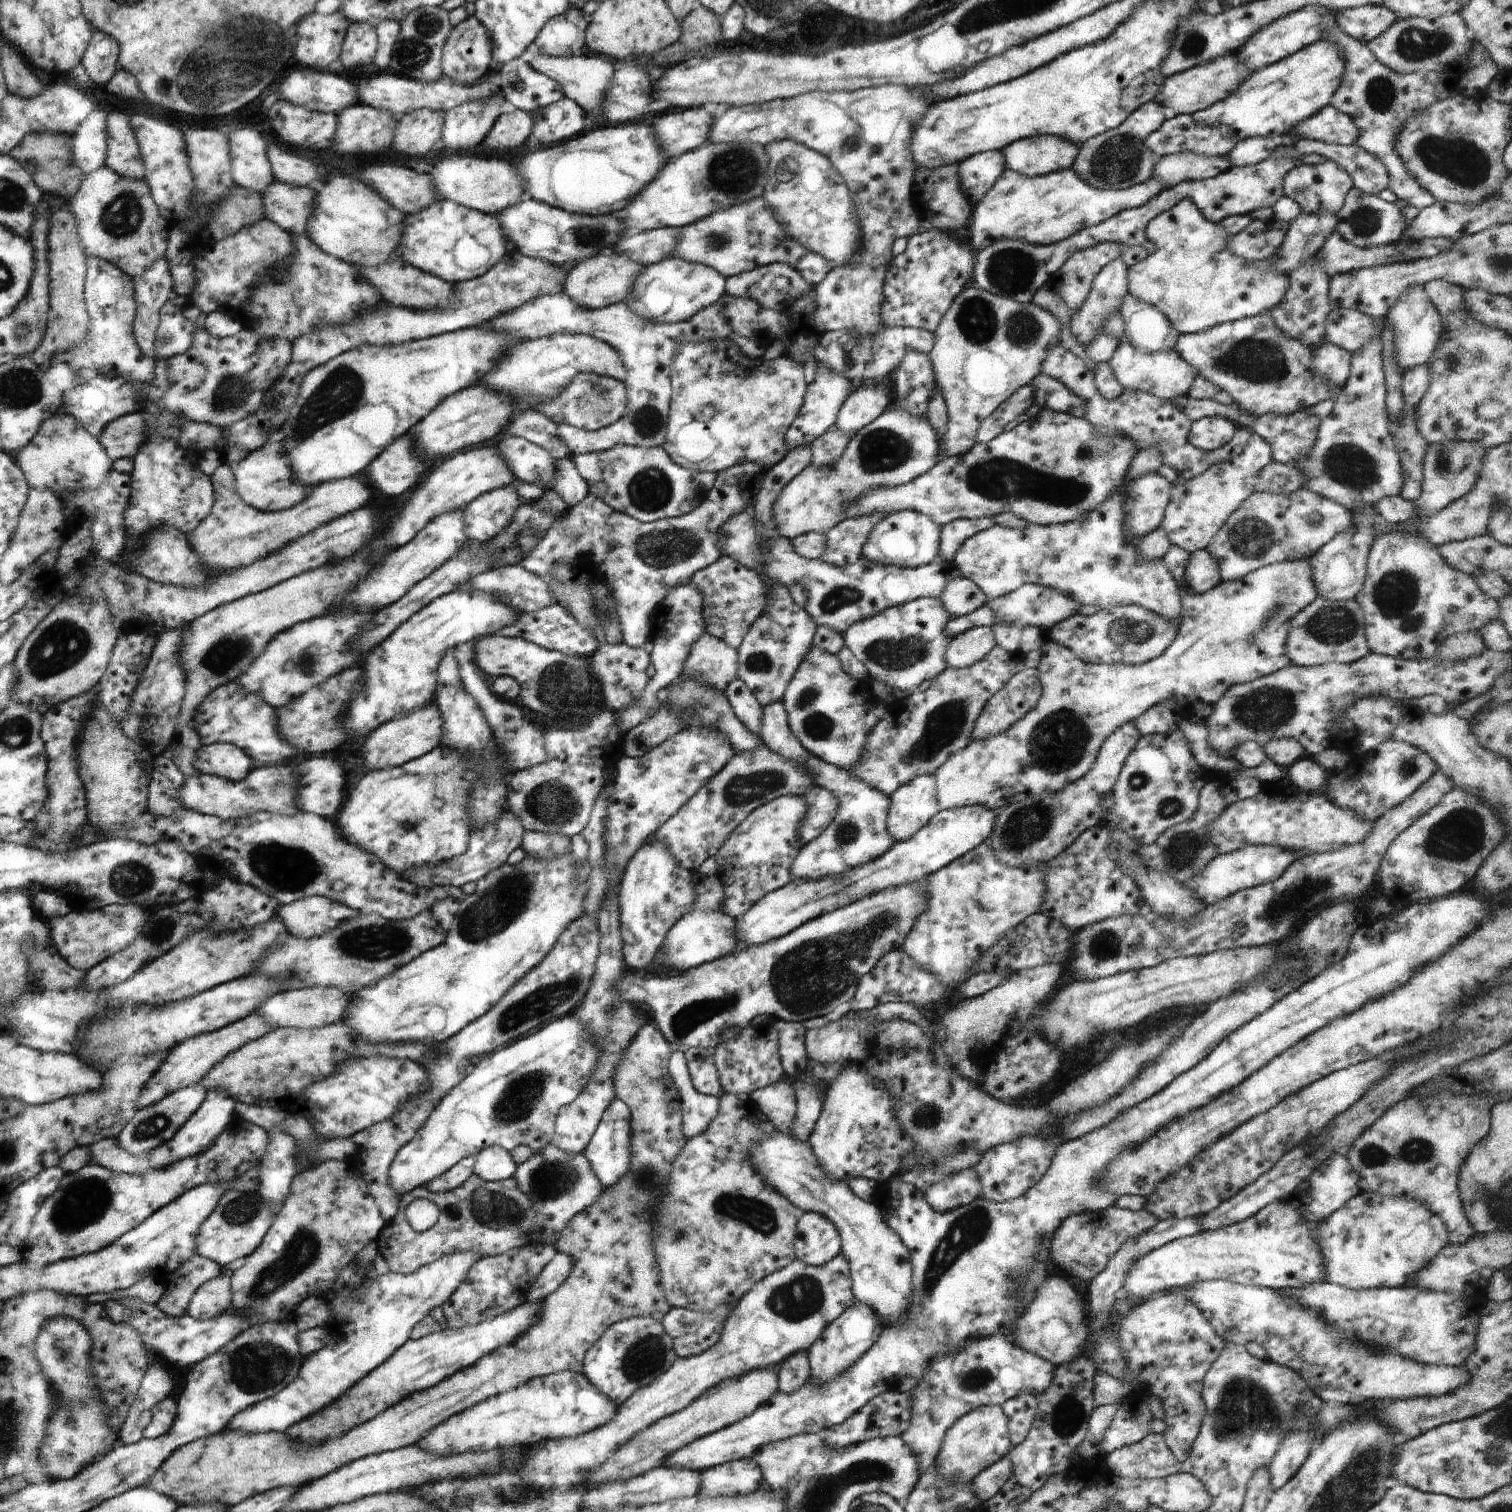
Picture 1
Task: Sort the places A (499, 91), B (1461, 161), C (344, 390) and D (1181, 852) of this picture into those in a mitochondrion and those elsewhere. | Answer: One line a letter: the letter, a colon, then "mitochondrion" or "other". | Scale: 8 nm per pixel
A: other
B: mitochondrion
C: mitochondrion
D: mitochondrion

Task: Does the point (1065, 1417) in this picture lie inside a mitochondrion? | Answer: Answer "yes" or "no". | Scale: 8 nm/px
yes

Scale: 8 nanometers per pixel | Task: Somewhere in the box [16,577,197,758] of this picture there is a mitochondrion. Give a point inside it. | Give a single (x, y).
(65, 643)

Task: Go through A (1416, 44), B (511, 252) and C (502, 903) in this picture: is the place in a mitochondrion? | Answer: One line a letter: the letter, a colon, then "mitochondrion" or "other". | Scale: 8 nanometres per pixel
A: mitochondrion
B: other
C: mitochondrion

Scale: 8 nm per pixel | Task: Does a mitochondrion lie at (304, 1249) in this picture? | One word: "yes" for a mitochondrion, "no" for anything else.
yes

